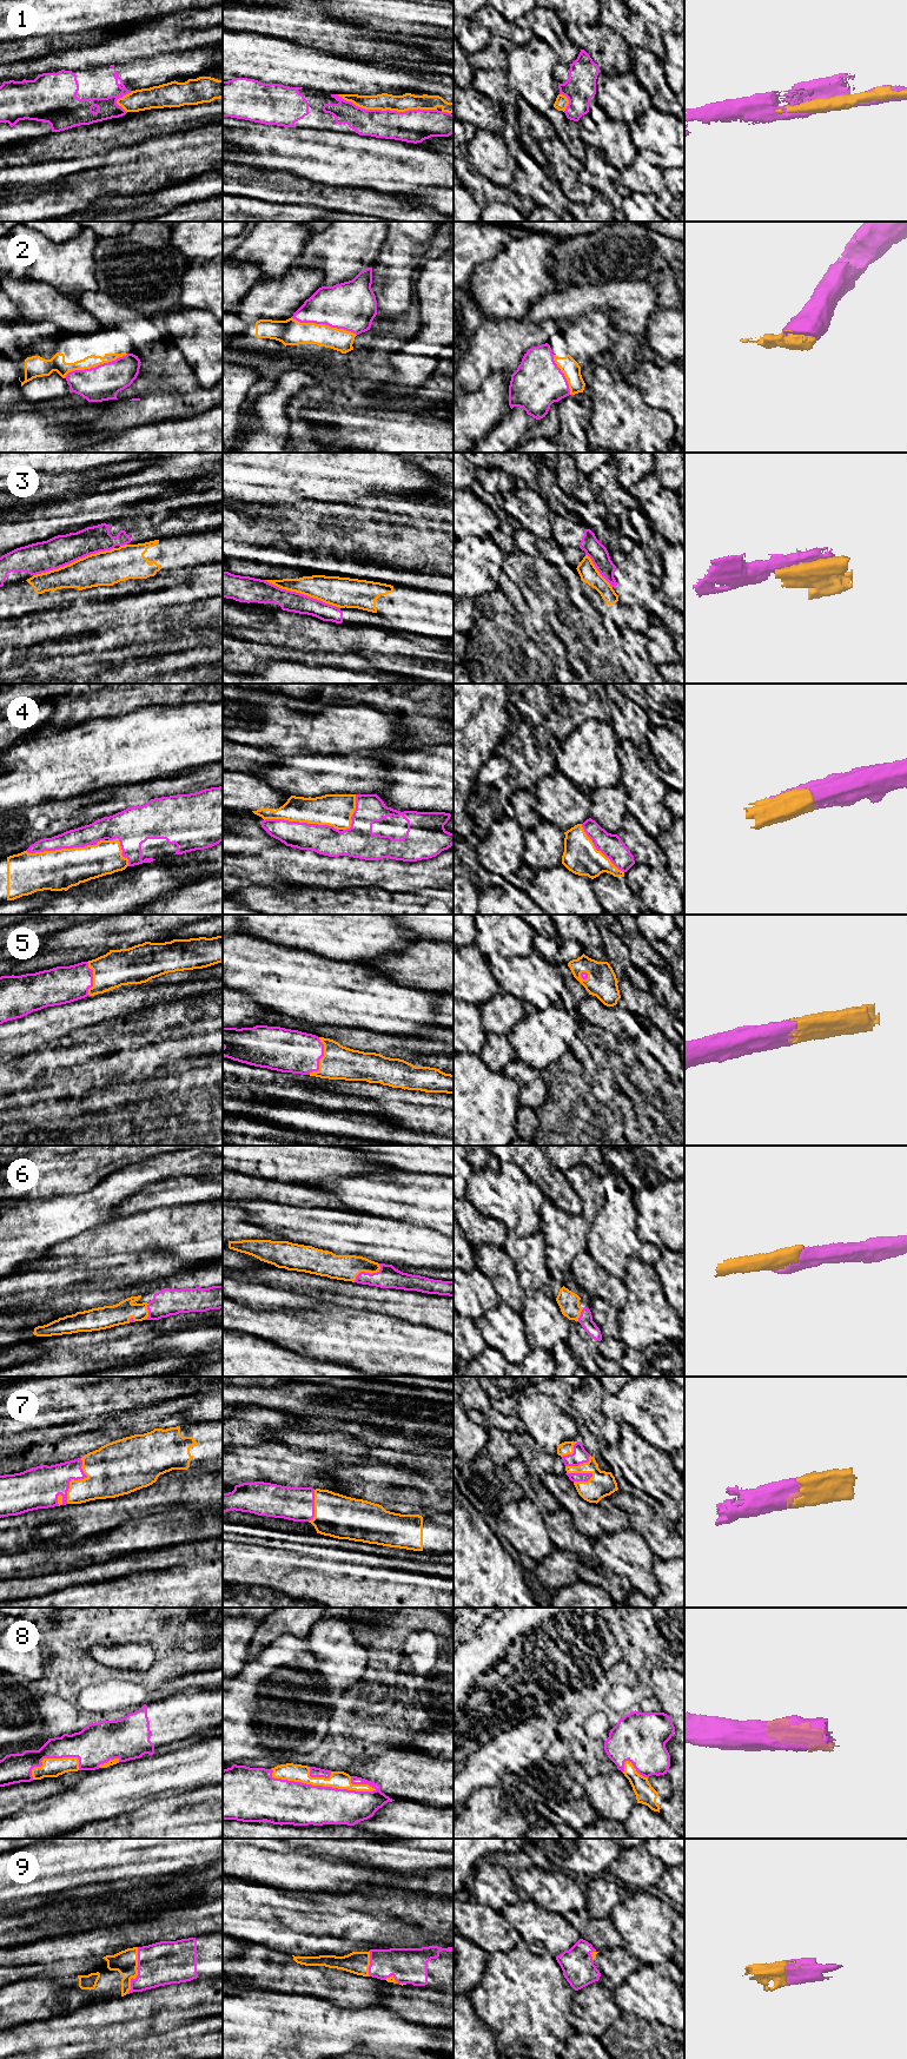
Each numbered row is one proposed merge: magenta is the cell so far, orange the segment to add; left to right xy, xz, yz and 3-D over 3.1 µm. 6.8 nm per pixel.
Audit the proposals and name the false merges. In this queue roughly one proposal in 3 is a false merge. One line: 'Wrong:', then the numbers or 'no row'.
Wrong: 1, 2, 3, 8

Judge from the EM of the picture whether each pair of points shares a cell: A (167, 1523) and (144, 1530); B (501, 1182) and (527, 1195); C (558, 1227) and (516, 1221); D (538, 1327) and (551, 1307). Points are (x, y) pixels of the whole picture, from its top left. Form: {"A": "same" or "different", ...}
{"A": "same", "B": "same", "C": "different", "D": "same"}

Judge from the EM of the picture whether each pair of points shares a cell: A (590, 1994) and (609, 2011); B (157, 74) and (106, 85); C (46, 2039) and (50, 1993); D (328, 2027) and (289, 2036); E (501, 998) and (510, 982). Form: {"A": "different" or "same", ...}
{"A": "same", "B": "same", "C": "different", "D": "same", "E": "different"}

